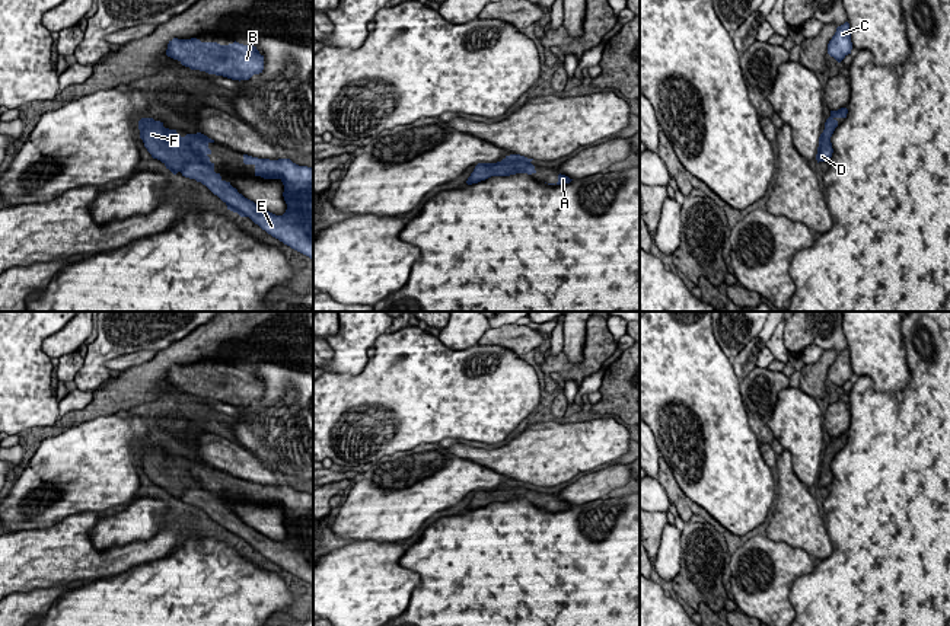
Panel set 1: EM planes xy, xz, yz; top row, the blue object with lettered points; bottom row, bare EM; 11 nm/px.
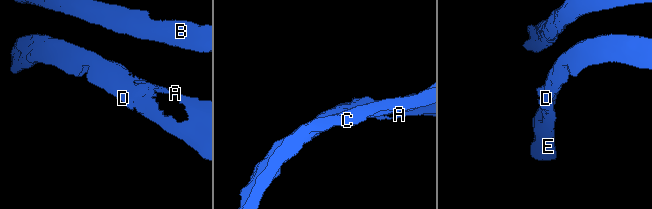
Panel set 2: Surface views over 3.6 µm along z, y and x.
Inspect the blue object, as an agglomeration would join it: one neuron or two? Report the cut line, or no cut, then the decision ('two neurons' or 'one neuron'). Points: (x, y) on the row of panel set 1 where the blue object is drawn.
no cut; one neuron

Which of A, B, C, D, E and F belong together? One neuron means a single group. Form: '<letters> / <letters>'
A B C D E F

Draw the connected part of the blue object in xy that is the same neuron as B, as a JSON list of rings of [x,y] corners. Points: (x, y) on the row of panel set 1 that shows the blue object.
[[[173,38],[168,44],[166,55],[191,70],[239,82],[249,80],[264,70],[264,55],[259,54],[256,47],[236,41],[229,45],[220,45],[217,42],[201,42],[197,38]]]

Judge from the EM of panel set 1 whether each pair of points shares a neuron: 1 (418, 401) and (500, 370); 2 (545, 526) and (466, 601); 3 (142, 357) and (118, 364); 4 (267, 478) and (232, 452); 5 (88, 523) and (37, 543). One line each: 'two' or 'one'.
1: one
2: one
3: one
4: one
5: one

